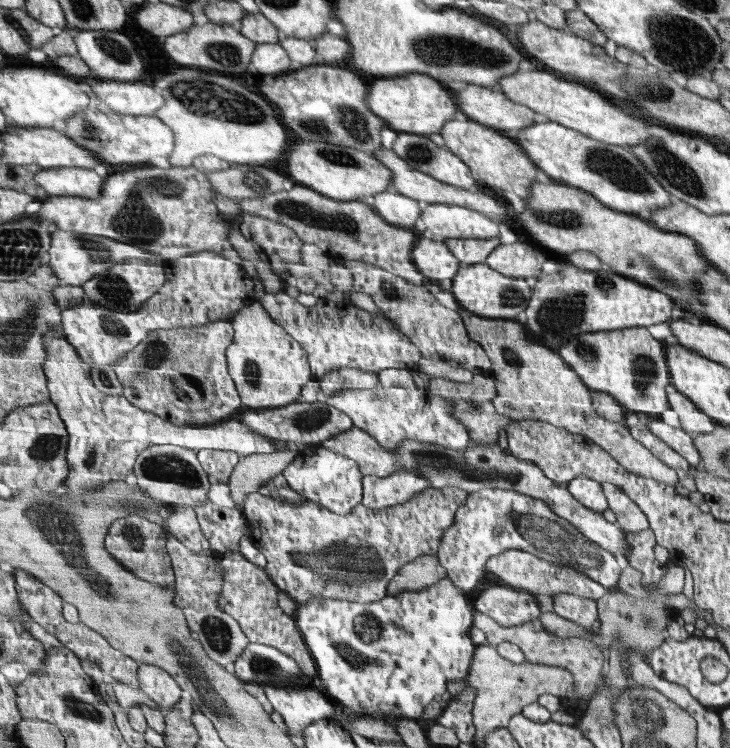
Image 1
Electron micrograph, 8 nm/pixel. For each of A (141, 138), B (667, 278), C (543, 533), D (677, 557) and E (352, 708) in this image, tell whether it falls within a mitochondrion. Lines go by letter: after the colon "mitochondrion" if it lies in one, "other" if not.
A: other
B: mitochondrion
C: mitochondrion
D: other
E: other

